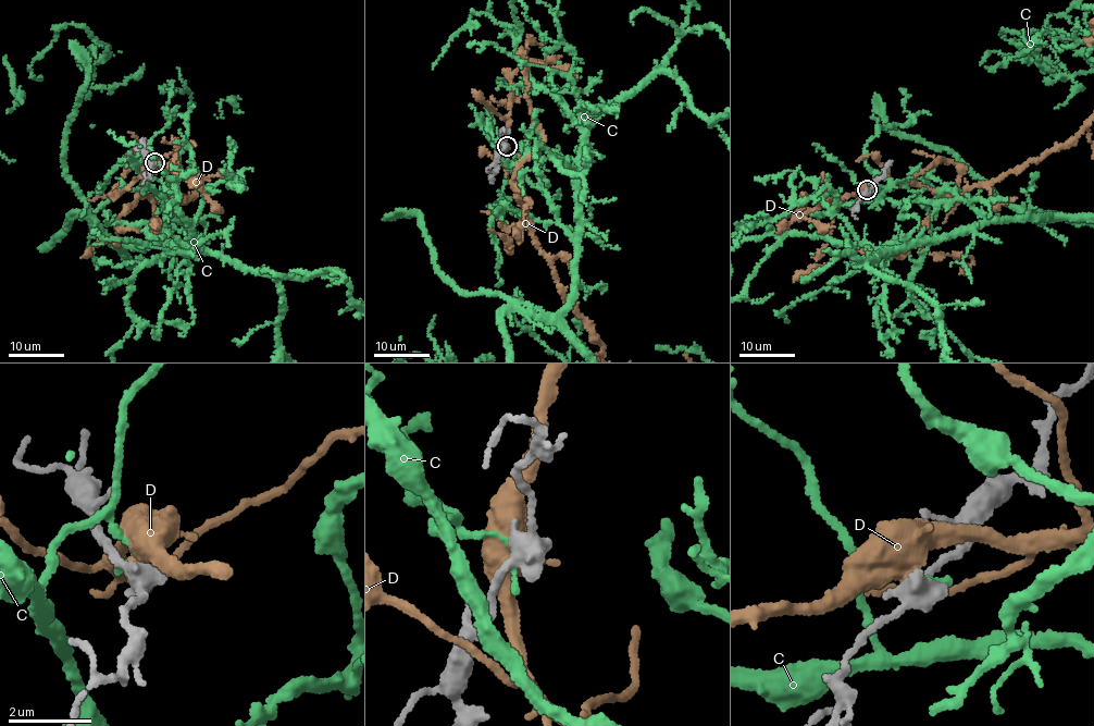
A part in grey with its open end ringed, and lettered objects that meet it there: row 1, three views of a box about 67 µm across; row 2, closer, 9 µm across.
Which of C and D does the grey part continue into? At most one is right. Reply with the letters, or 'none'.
none

